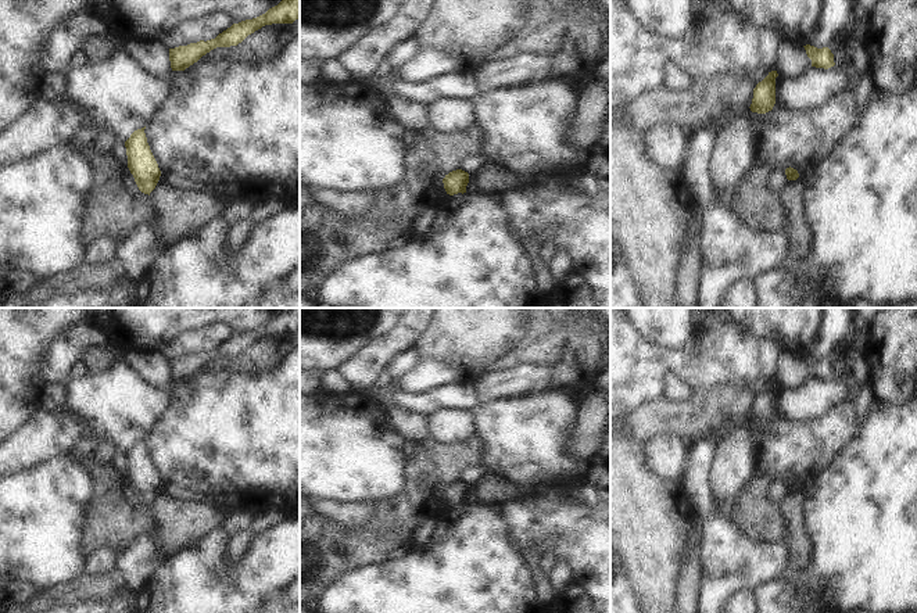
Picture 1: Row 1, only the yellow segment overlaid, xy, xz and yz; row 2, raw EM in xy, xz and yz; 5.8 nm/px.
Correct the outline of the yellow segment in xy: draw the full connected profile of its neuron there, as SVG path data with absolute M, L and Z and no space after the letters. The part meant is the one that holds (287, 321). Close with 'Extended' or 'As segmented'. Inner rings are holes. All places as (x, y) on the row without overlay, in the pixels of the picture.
M300 308L283 309L277 316L269 319L265 325L233 334L230 338L219 344L215 349L200 351L187 356L169 359L169 372L172 381L185 381L203 366L216 358L230 358L241 354L248 345L272 334L293 334L300 329Z. As segmented

